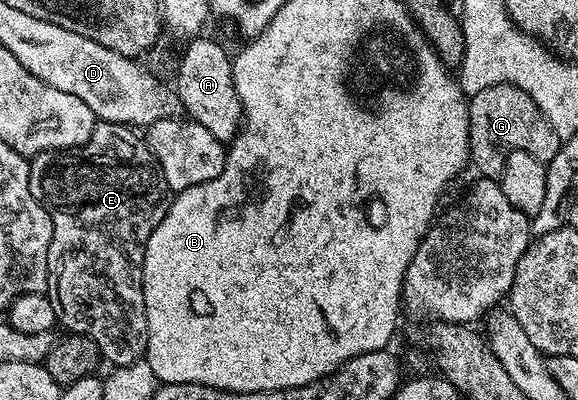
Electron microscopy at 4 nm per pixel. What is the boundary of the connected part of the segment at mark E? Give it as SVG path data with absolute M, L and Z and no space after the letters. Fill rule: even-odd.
M96 123L89 142L80 148L63 148L59 152L38 152L30 157L29 190L33 190L33 198L49 214L53 222L53 238L47 255L47 292L55 302L55 318L58 327L77 336L87 336L97 342L100 357L107 360L115 368L124 368L130 364L138 364L147 354L147 315L145 314L145 294L143 293L143 263L145 262L145 246L149 242L149 234L157 230L161 218L165 218L169 203L169 189L159 172L155 162L155 155L149 151L146 143L134 136L130 127L121 124Z

